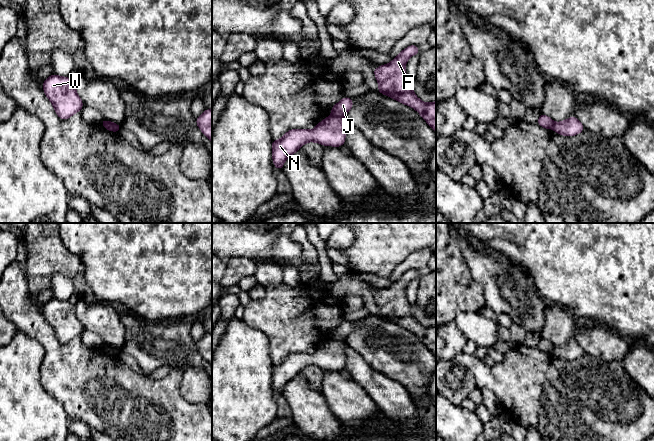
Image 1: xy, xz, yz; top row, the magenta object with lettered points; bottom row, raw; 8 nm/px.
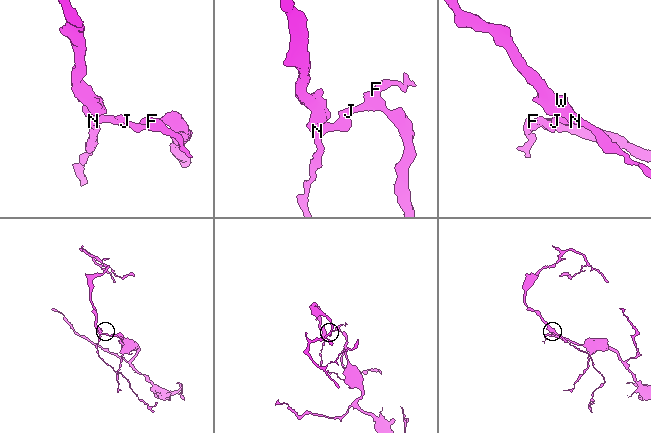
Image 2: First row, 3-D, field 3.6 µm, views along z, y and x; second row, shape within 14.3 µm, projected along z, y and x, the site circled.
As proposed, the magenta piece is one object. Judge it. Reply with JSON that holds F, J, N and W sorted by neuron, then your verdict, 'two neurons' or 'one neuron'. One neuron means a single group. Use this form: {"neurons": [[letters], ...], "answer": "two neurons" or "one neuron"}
{"neurons": [["F", "J"], ["N", "W"]], "answer": "two neurons"}

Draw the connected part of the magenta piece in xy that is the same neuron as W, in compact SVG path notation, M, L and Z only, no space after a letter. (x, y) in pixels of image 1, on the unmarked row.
M53 298L42 307L42 311L60 343L69 343L83 332L83 326L76 316L75 304Z

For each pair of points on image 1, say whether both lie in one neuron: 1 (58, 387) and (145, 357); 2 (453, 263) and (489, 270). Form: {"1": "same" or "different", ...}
{"1": "different", "2": "different"}

